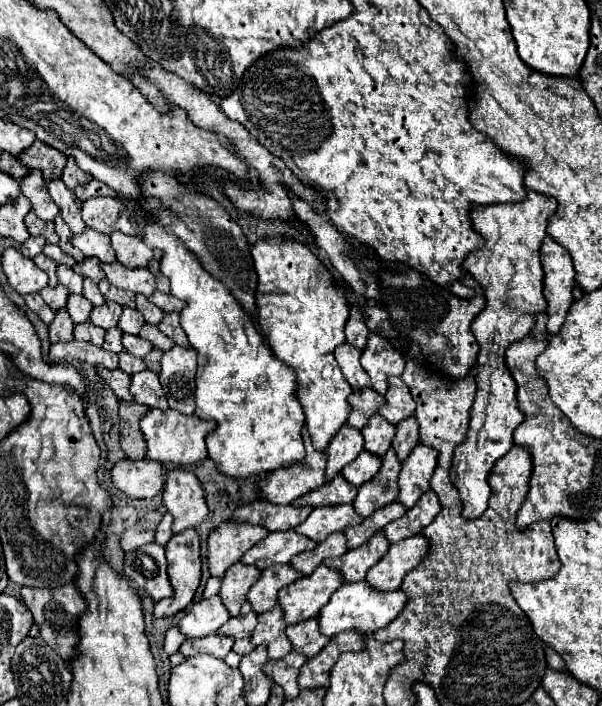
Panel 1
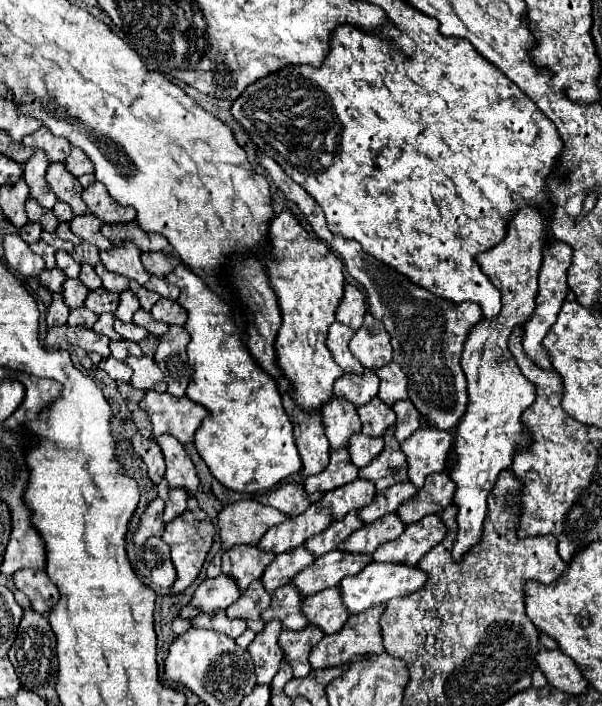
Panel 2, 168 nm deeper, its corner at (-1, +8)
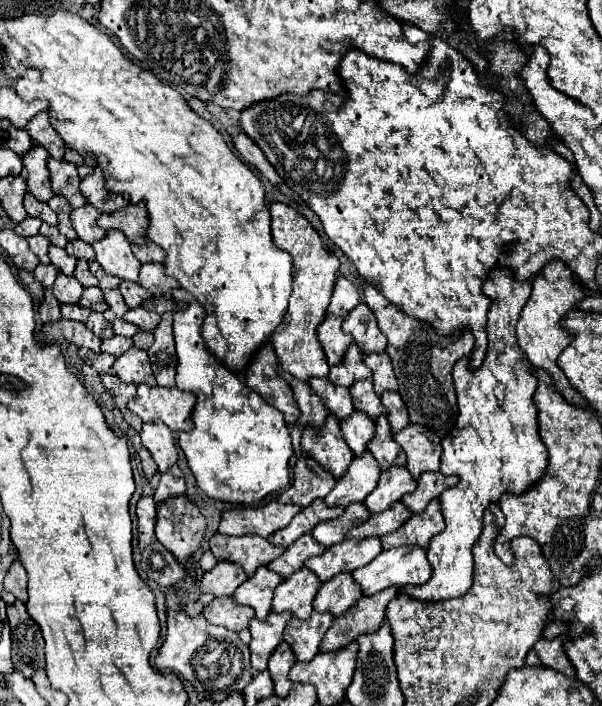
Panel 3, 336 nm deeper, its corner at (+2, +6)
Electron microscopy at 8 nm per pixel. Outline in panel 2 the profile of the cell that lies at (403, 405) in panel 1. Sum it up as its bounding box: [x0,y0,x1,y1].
[375,362,407,406]

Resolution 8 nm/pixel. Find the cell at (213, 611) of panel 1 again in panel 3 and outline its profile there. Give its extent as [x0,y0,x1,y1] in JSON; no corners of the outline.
[200,562,246,596]

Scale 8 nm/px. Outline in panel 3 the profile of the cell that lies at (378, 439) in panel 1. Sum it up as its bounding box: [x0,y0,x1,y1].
[350,380,384,420]

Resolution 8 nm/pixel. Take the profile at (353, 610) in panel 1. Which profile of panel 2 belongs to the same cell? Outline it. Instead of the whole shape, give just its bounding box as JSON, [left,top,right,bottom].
[339,562,427,614]

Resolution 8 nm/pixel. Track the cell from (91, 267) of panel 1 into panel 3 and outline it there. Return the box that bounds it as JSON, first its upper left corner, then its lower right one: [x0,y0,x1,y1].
[66,240,94,260]

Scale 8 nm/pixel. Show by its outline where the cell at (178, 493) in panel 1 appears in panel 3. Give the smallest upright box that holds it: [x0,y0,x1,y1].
[140,420,178,472]

